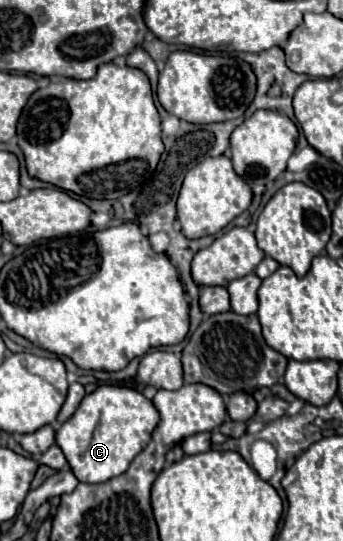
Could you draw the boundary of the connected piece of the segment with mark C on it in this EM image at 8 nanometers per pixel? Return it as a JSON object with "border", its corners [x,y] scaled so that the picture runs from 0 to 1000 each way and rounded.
{"border":[[[303,710],[257,728],[216,769],[163,799],[163,821],[192,839],[233,891],[309,891],[367,872],[385,847],[437,817],[461,784],[461,758],[420,728],[350,710]]]}

